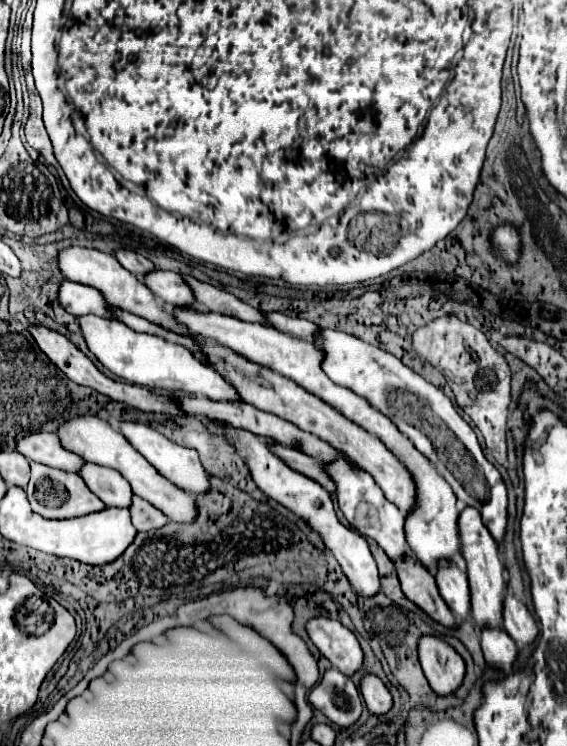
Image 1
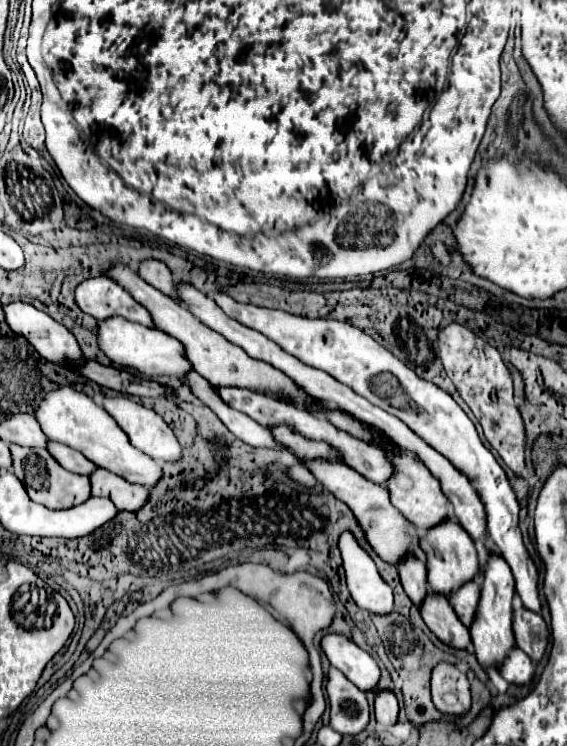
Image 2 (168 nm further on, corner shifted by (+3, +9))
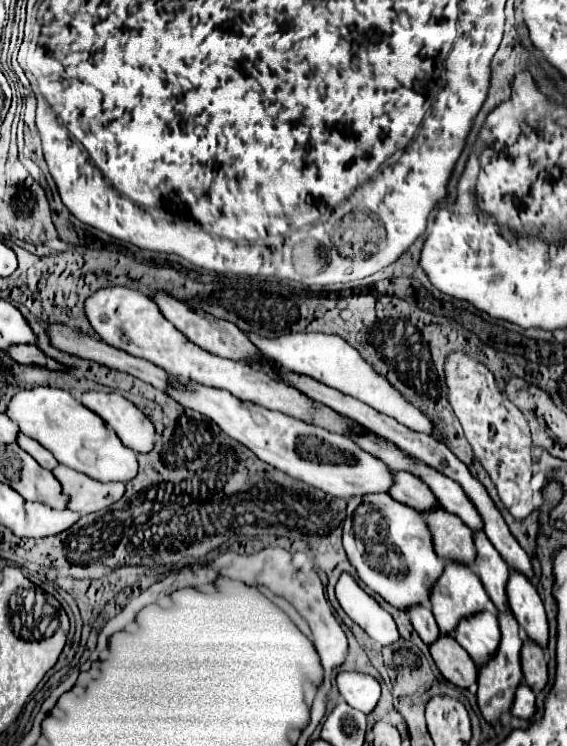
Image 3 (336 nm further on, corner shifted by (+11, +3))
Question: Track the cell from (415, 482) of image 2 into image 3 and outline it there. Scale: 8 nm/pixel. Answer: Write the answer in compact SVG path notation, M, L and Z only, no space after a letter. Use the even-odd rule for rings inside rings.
M436 506L428 512L420 512L420 516L428 524L434 552L440 560L456 560L470 566L474 564L476 550L472 542L472 530L456 514Z

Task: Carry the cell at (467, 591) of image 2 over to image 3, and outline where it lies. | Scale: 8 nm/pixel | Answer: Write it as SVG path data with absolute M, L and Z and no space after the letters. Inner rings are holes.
M490 604L482 612L476 612L476 616L464 616L464 620L458 622L456 632L452 636L474 658L476 664L486 662L500 642L494 606Z

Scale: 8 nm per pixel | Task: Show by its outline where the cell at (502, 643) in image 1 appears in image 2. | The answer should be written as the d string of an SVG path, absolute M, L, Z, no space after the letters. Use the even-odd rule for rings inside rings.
M514 648L508 654L504 666L500 668L500 674L510 684L524 686L524 684L528 684L534 678L534 664L532 664L532 660L520 648Z

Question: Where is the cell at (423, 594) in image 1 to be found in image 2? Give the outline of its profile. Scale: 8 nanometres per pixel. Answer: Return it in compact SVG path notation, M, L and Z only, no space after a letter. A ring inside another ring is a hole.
M426 596L420 612L430 632L446 646L458 650L466 650L470 646L472 640L468 628L458 620L456 612L448 604L448 600L444 600L444 596Z

